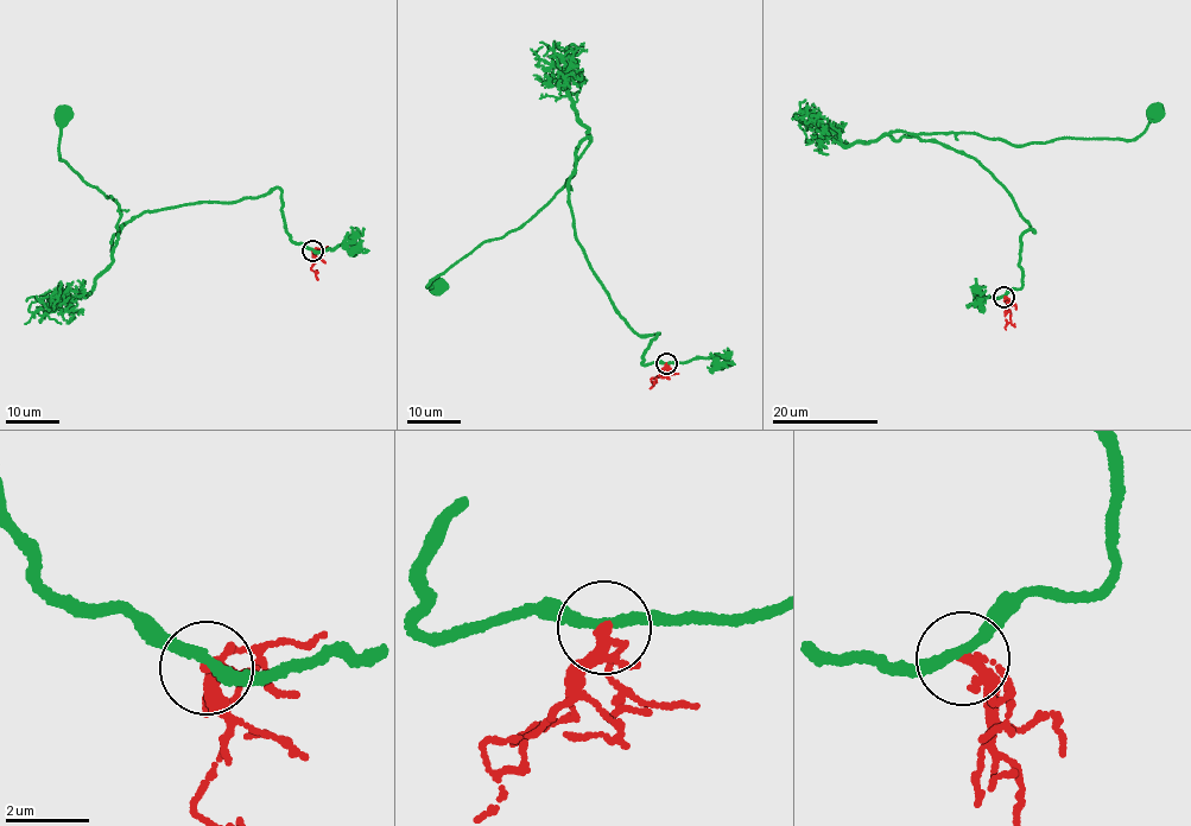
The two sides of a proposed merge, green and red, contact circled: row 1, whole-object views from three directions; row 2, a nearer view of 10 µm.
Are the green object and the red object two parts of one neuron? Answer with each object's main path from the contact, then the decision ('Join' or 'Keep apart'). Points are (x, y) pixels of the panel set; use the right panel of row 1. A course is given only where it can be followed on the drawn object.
Course of green: (1002, 296), (1021, 287), (1021, 235), (1034, 230), (1003, 188), (977, 160), (886, 134), (1126, 140), (1155, 110). Course of red: (1002, 297), (1011, 312), (1006, 330). Keep apart

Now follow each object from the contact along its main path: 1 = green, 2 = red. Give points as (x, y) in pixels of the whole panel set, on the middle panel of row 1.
1: (666, 363), (644, 364), (659, 334), (633, 330), (576, 234), (569, 183), (588, 135), (551, 202), (435, 284)
2: (666, 363), (658, 377), (651, 377), (654, 385)

